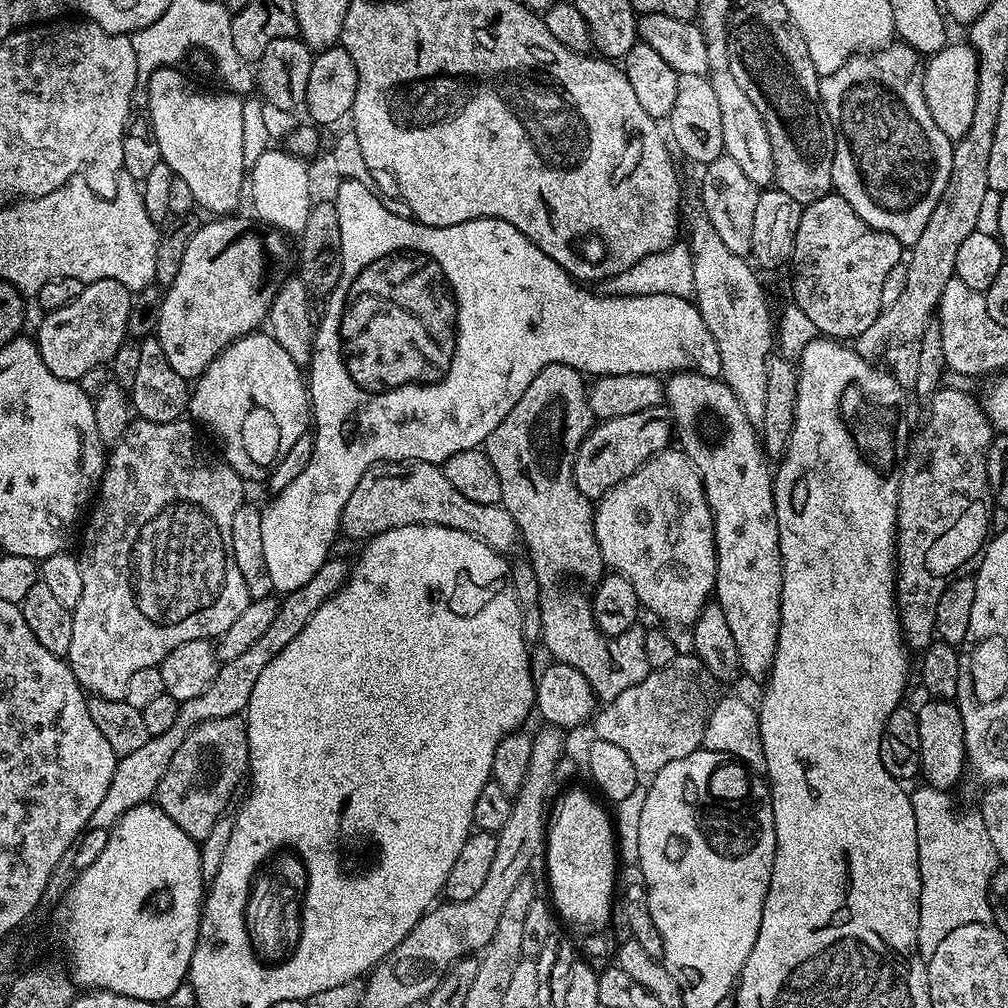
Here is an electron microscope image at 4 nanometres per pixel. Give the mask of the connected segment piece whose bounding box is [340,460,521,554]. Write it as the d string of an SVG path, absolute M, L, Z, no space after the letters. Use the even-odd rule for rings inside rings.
M421 460L388 462L383 466L369 468L368 473L358 482L358 486L354 486L354 494L350 494L350 499L346 502L346 510L342 510L340 531L352 540L367 542L380 532L411 524L437 524L462 530L474 538L485 540L492 549L501 554L508 554L508 551L521 539L514 518L500 504L470 502L470 498L466 498L460 491L454 490L454 486L450 486L450 478L446 478L443 467L427 464Z

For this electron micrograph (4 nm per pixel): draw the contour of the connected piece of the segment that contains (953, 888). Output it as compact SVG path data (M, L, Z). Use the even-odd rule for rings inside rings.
M919 786L920 788L912 788L910 795L912 805L914 806L914 818L918 822L918 866L920 867L920 909L918 910L918 950L920 955L927 958L934 954L934 950L938 950L938 942L942 942L942 938L946 938L946 934L950 934L950 930L958 930L958 926L966 926L967 924L982 924L992 920L992 904L988 901L988 887L992 884L992 877L998 871L998 857L994 850L994 842L990 842L990 834L986 834L986 826L982 822L979 814L972 816L955 816L952 813L952 800L947 791L942 788L930 788L927 786Z

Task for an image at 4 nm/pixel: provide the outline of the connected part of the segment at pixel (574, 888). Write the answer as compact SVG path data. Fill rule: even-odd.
M576 788L556 804L556 817L551 817L546 828L546 857L548 856L548 888L552 891L550 903L564 920L584 926L604 926L608 915L614 912L614 893L618 888L618 847L614 820L599 799Z

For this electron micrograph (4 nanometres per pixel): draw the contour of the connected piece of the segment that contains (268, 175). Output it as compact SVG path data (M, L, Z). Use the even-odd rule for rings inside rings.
M272 146L256 161L250 164L250 192L252 188L252 208L260 220L268 223L269 229L281 234L298 234L306 226L306 218L314 203L312 180L308 177L308 168L303 159L292 155L280 146Z

